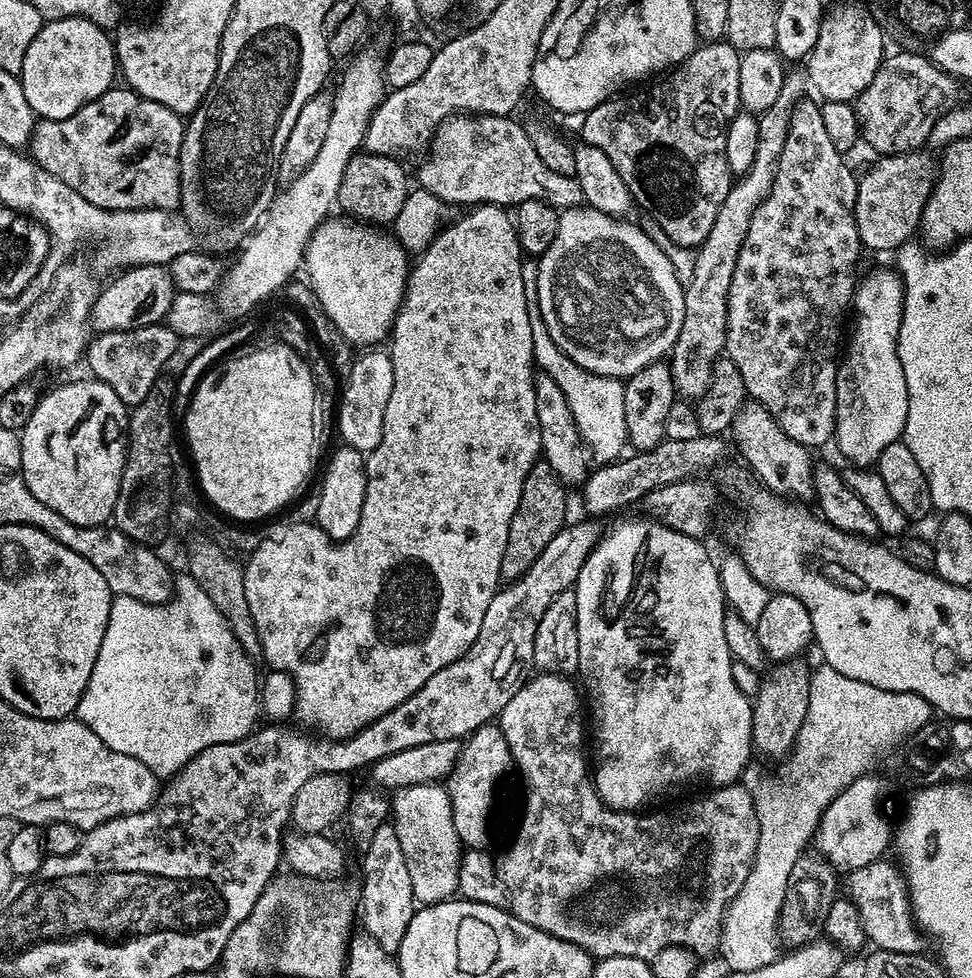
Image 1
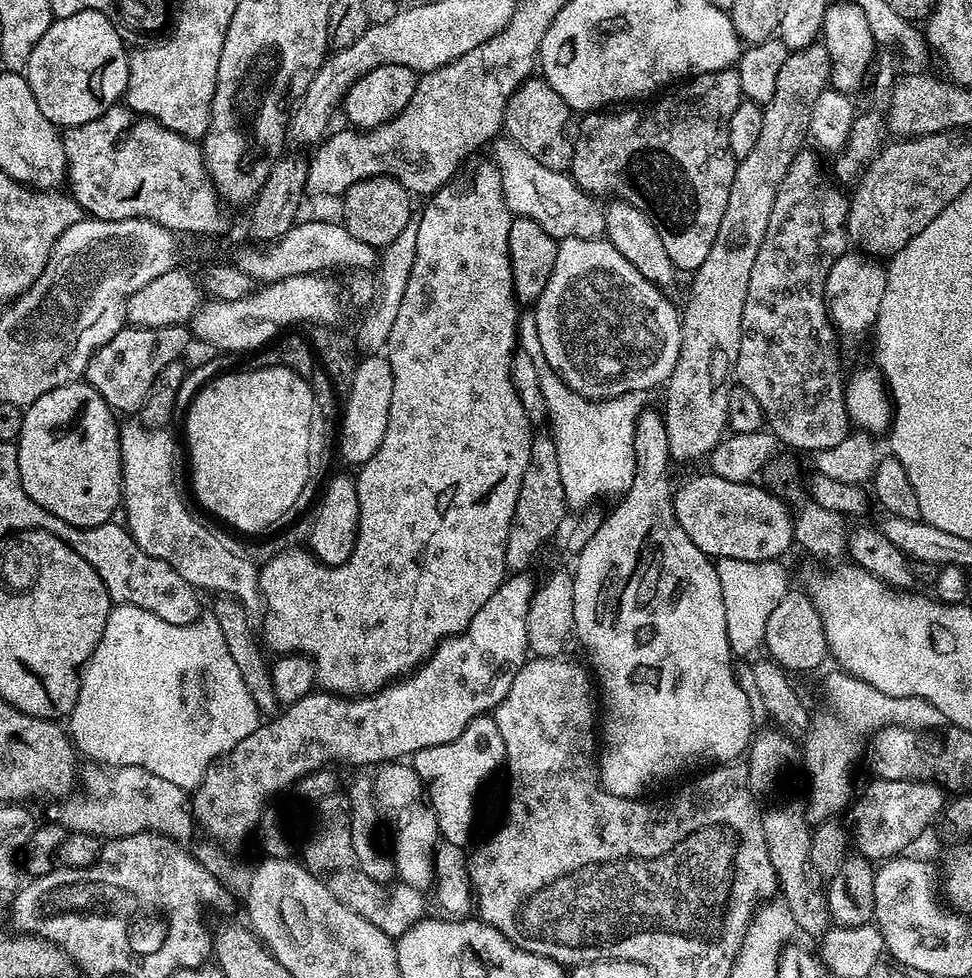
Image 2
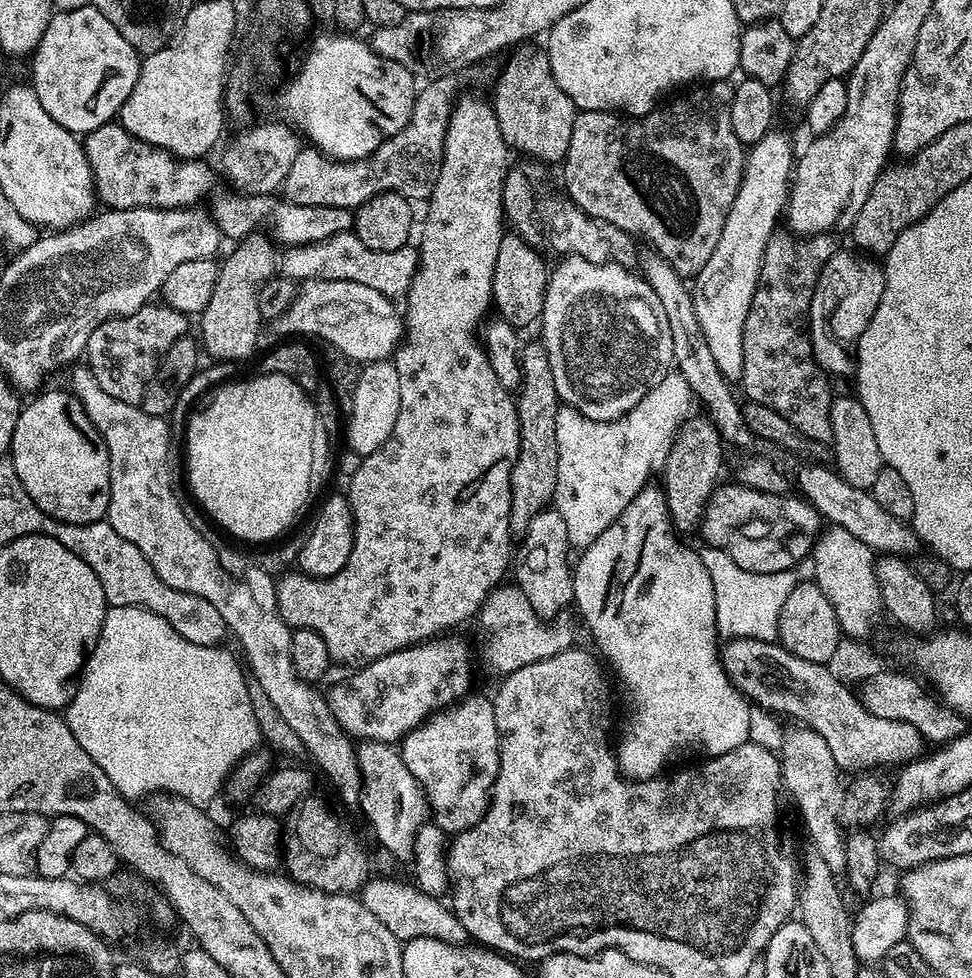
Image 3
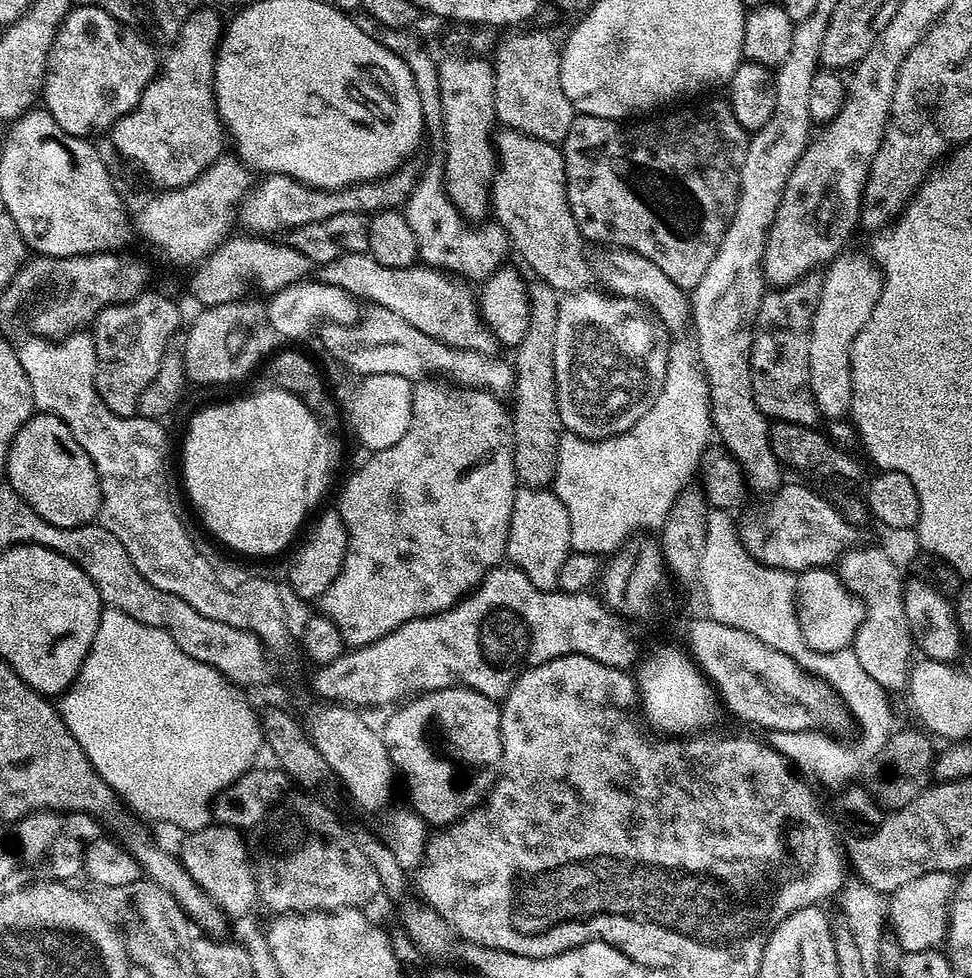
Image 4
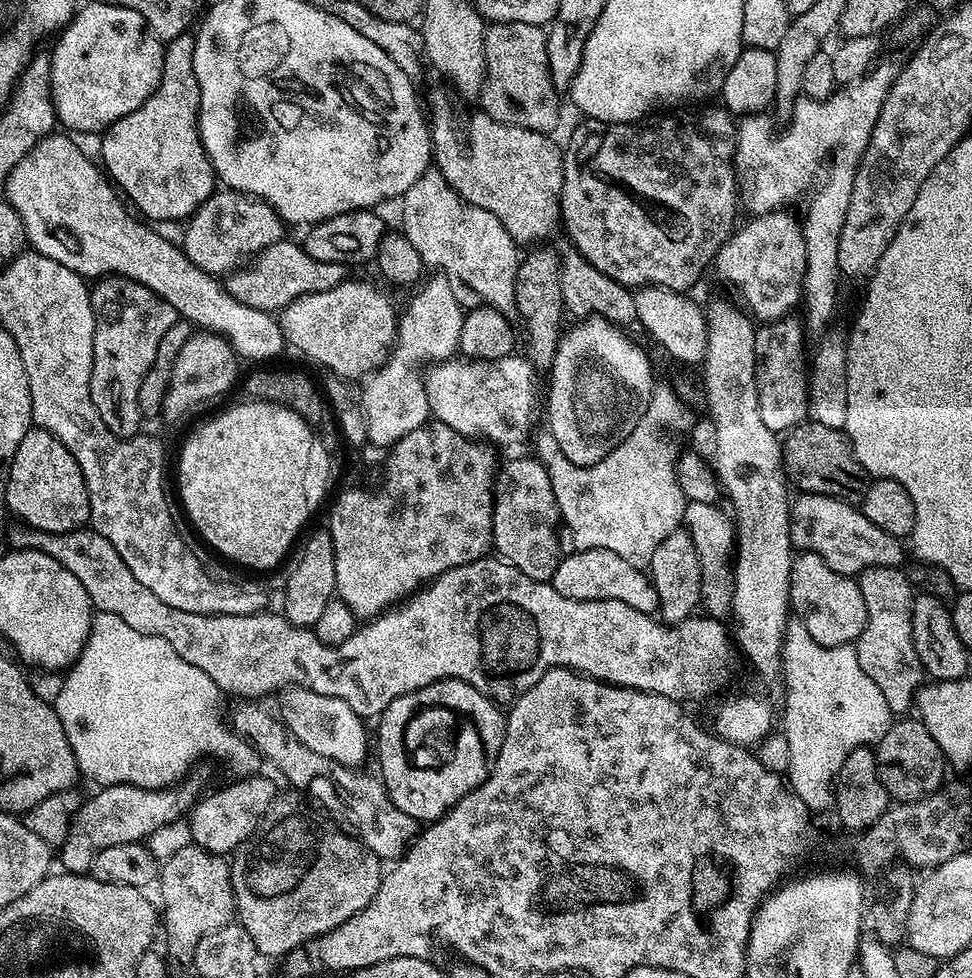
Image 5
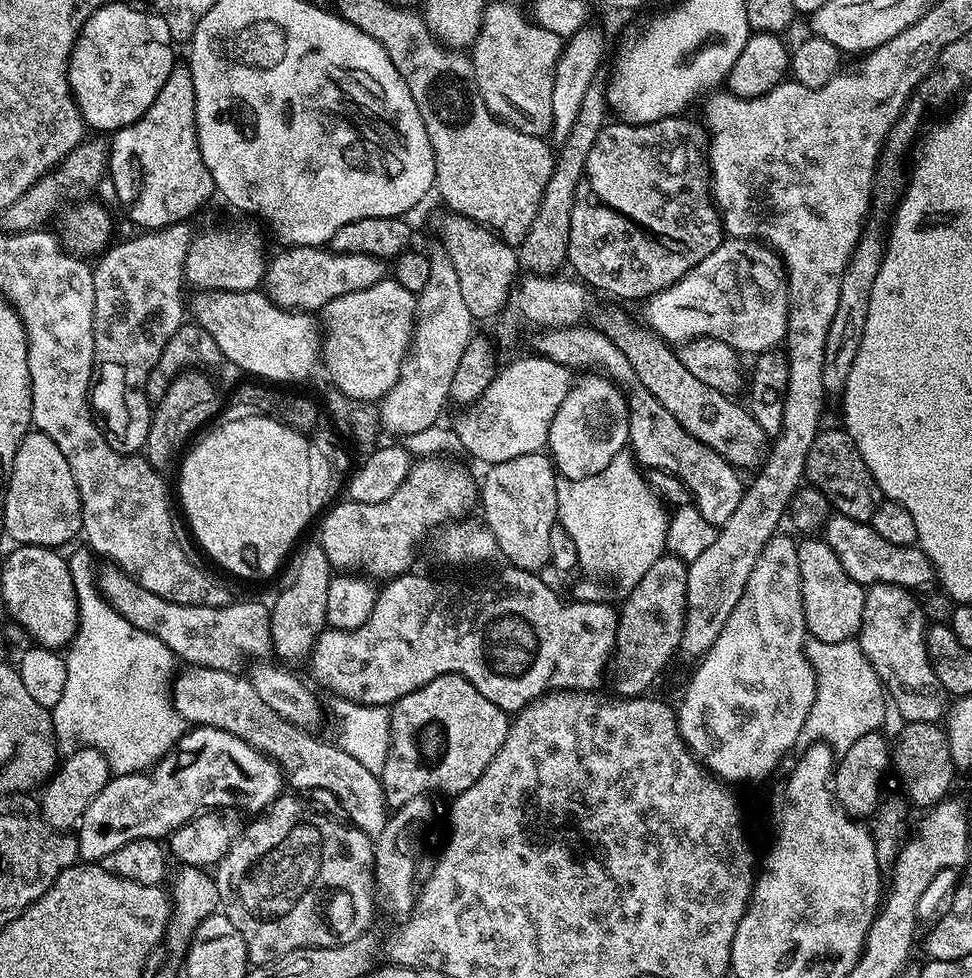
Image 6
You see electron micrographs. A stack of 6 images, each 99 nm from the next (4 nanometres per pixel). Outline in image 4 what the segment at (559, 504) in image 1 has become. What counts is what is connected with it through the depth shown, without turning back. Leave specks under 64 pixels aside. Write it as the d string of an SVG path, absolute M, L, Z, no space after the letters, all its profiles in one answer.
M543 282L531 285L530 326L520 344L515 345L514 402L510 404L514 434L514 470L516 479L526 488L548 488L556 479L558 446L562 435L556 375L554 374L554 334L558 331L558 306L561 297L555 288Z

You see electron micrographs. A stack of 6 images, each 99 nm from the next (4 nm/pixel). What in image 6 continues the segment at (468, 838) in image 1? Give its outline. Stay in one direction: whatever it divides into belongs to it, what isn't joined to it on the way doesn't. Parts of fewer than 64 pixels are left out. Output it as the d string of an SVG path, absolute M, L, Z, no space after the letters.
M447 672L426 682L391 705L390 750L386 766L379 773L384 796L393 809L412 799L432 792L464 792L494 762L494 754L506 742L509 713L502 711L490 698L482 698L466 678Z

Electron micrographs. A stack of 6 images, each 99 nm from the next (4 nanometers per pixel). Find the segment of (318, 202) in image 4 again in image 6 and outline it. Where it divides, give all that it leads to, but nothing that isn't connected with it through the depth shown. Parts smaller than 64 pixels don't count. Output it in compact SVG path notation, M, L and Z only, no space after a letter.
M212 228L209 232L193 235L192 243L188 246L188 253L186 254L186 262L184 263L184 279L190 285L193 284L193 289L203 290L206 292L255 292L263 285L264 269L266 267L266 255L260 249L260 240L256 237L256 232L252 228L236 228L233 232L219 232L218 229Z

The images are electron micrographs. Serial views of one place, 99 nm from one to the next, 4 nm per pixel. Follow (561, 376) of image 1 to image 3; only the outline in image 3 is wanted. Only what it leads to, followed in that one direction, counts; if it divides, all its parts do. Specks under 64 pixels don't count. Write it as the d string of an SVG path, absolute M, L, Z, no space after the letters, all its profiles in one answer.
M675 370L669 372L658 386L651 388L624 416L617 420L598 422L586 418L578 410L561 406L558 410L558 482L554 497L554 511L562 514L566 522L566 534L569 545L579 550L586 549L598 539L602 530L606 530L630 506L632 499L649 483L648 475L652 468L659 469L668 460L672 443L681 426L689 419L694 397L686 378Z

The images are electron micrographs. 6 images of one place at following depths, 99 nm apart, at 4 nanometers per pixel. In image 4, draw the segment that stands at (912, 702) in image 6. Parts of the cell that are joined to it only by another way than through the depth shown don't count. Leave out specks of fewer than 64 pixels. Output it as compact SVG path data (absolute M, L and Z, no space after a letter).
M857 546L840 557L834 571L847 592L864 604L864 621L851 646L858 662L862 662L862 670L889 693L895 694L899 688L900 691L907 689L909 671L914 664L914 645L906 622L906 580L900 577L899 566L880 548Z

